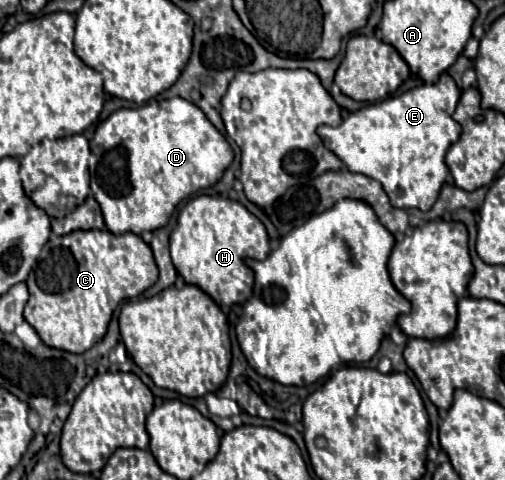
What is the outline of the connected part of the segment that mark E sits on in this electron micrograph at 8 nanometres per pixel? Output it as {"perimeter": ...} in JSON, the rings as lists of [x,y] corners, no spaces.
{"perimeter":[[[444,73],[434,85],[414,87],[402,95],[390,95],[364,105],[350,113],[338,127],[322,125],[318,127],[318,135],[348,169],[380,181],[394,207],[428,211],[448,177],[444,155],[460,137],[460,125],[452,119],[458,99],[460,89]]]}

